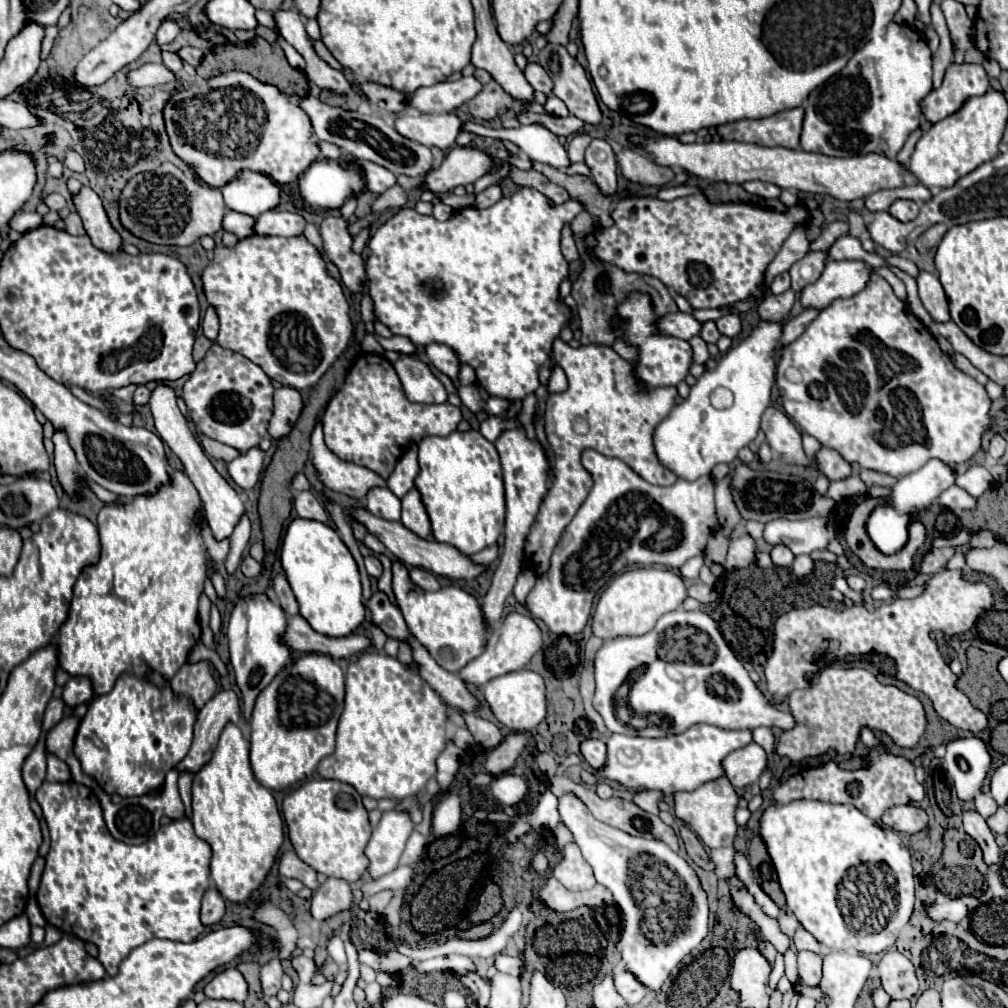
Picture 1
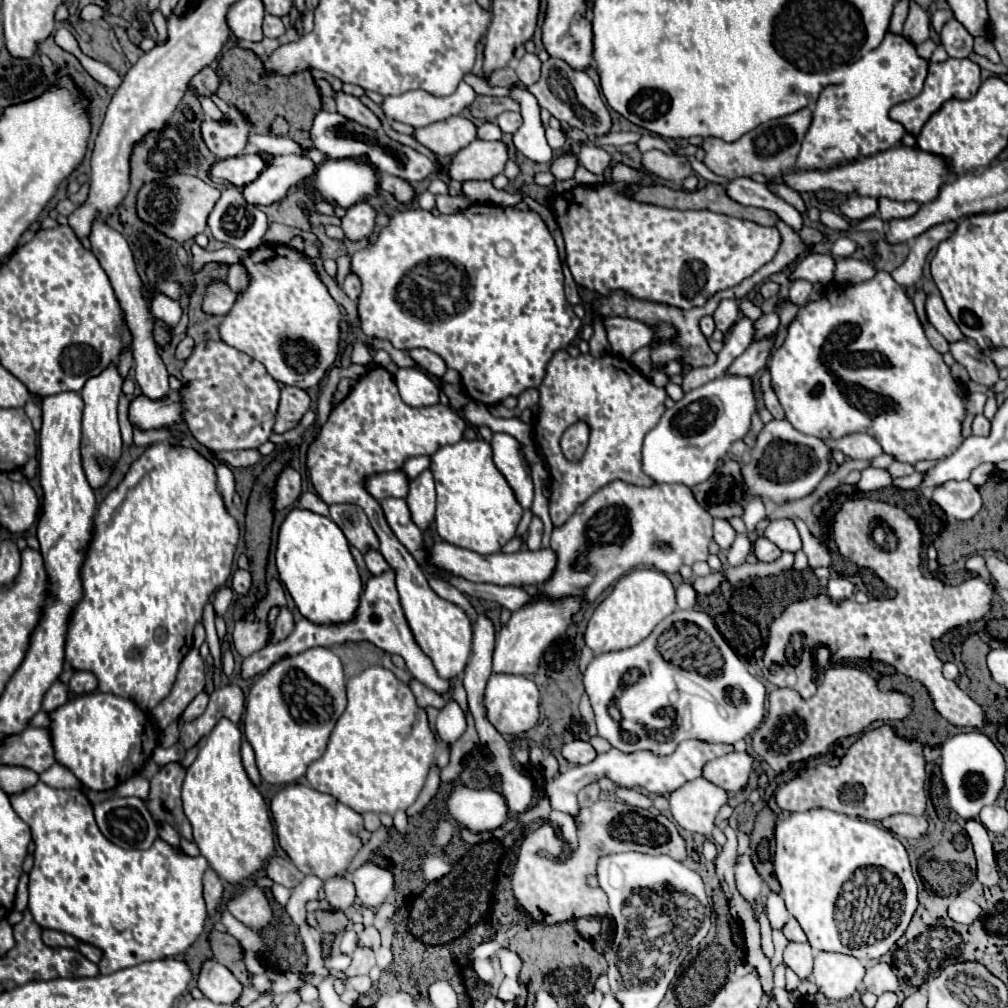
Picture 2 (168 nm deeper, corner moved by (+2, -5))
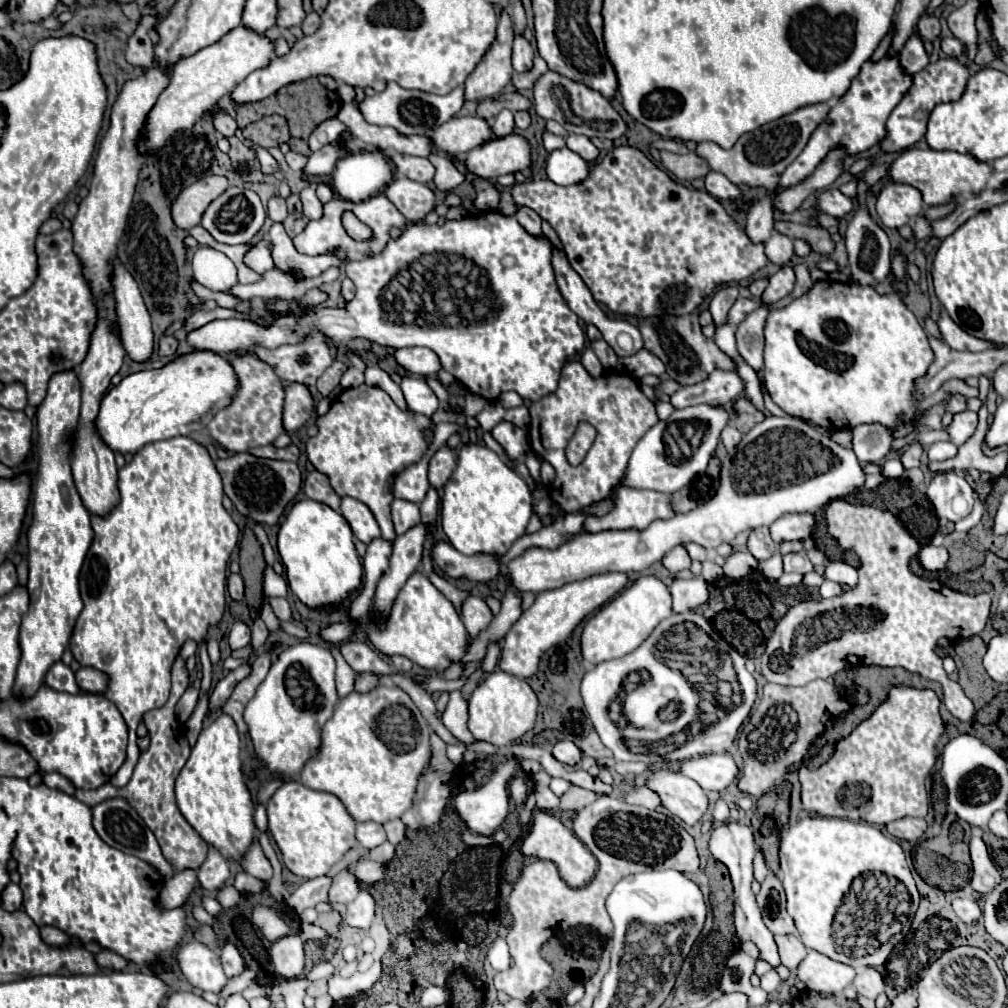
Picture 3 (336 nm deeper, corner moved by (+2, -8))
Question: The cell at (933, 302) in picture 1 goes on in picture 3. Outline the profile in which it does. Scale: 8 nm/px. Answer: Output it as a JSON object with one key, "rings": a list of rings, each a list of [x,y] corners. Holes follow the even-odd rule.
{"rings":[[[945,310],[941,312],[941,318],[939,318],[939,330],[941,330],[941,334],[943,334],[943,340],[945,340],[953,350],[981,352],[981,350],[999,348],[997,344],[993,344],[993,342],[989,342],[989,340],[975,338],[975,336],[967,334],[965,330],[961,330],[961,328],[949,318],[949,314],[945,314]]]}

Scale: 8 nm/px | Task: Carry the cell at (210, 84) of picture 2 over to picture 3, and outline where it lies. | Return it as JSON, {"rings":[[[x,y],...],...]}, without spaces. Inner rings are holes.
{"rings":[[[219,112],[219,114],[213,118],[213,124],[215,124],[215,130],[217,130],[219,134],[223,134],[225,138],[235,136],[235,132],[237,132],[237,122],[235,122],[229,114],[225,114],[225,112]]]}

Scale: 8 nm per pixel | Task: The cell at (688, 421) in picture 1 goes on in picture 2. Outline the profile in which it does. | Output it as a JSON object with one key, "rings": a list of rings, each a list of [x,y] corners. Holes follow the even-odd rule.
{"rings":[[[723,375],[713,379],[689,393],[681,401],[677,401],[671,409],[667,409],[657,423],[643,439],[643,471],[655,483],[683,483],[687,487],[695,487],[709,479],[715,471],[717,461],[721,461],[731,445],[737,439],[743,439],[751,429],[751,417],[757,413],[757,399],[753,393],[753,379],[741,375]],[[707,397],[719,397],[723,403],[723,413],[715,417],[711,423],[701,419],[699,401]]]}

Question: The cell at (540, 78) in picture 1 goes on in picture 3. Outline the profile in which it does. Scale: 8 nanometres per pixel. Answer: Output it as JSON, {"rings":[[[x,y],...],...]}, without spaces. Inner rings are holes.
{"rings":[[[515,32],[515,42],[513,42],[513,68],[517,72],[525,72],[529,70],[533,64],[533,46],[529,44],[529,40],[521,34]]]}

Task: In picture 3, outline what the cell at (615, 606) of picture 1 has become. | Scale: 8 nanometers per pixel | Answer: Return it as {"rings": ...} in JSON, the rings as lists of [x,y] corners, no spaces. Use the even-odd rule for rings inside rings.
{"rings":[[[641,576],[631,586],[627,586],[623,594],[615,596],[609,604],[605,604],[587,620],[581,636],[583,660],[589,664],[599,664],[633,652],[653,632],[653,628],[669,614],[671,614],[669,588],[655,576]]]}

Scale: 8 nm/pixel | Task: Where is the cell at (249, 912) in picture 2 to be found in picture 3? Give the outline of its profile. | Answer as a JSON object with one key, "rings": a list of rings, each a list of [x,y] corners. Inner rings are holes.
{"rings":[[[223,886],[217,890],[217,902],[223,908],[233,908],[233,906],[237,906],[239,900],[241,900],[241,894],[237,892],[235,886]]]}

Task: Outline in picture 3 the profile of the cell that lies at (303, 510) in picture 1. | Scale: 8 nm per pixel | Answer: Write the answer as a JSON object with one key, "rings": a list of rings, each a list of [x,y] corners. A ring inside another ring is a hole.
{"rings":[[[311,470],[311,472],[307,474],[307,478],[305,478],[303,490],[305,490],[307,498],[317,500],[317,502],[323,502],[323,504],[331,506],[333,510],[339,510],[341,496],[331,488],[329,478],[327,478],[323,472],[319,472],[319,470]]]}

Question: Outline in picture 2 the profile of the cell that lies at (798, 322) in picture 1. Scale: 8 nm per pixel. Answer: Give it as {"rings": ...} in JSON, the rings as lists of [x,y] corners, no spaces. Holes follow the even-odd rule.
{"rings":[[[769,335],[769,337],[753,341],[749,345],[749,349],[741,357],[737,357],[733,361],[733,365],[727,369],[727,373],[735,373],[735,375],[757,375],[761,369],[767,367],[769,355],[773,351],[773,341],[775,341],[775,335]]]}

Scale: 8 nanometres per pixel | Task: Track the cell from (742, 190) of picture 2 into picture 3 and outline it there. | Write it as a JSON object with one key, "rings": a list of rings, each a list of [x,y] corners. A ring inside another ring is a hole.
{"rings":[[[719,172],[707,174],[705,190],[717,200],[737,200],[739,198],[739,188],[733,186],[733,182],[729,182],[729,178]]]}

